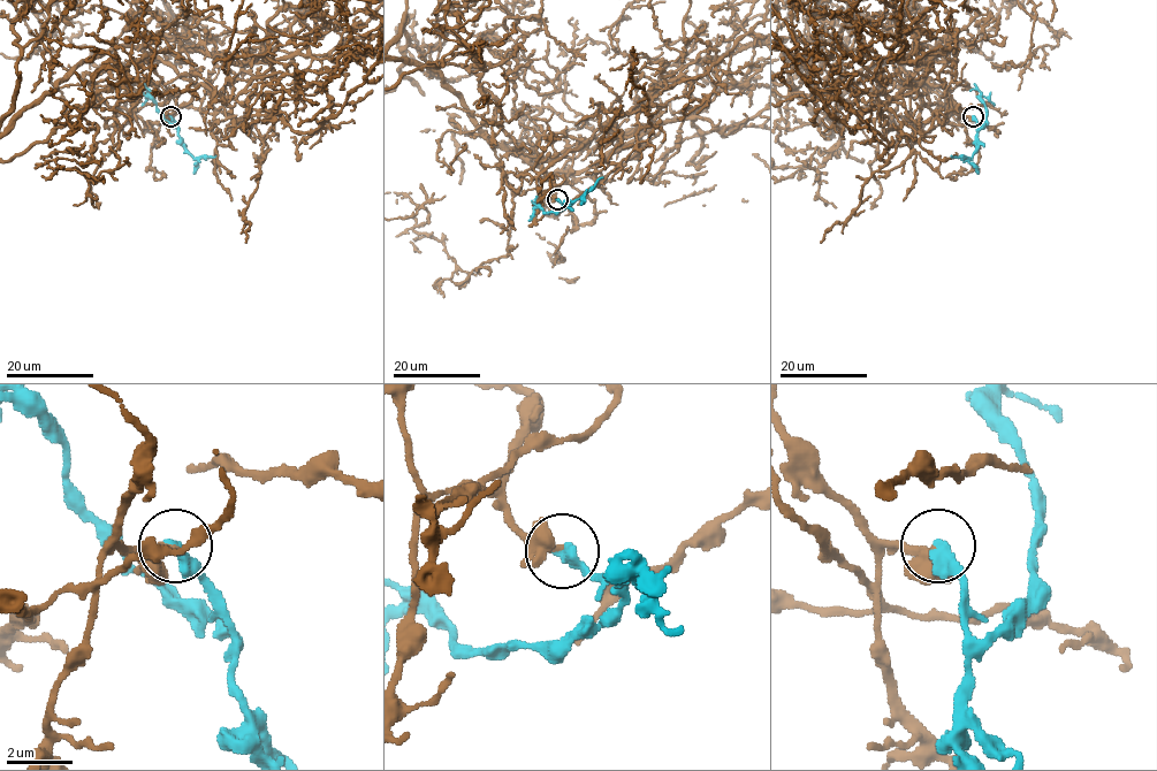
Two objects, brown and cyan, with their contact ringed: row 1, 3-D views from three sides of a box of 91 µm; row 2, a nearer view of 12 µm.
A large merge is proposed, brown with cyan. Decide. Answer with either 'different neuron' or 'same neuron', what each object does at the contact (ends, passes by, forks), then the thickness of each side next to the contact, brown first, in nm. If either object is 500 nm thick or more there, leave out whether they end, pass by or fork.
same neuron | brown ends | cyan ends | 180/400 nm

